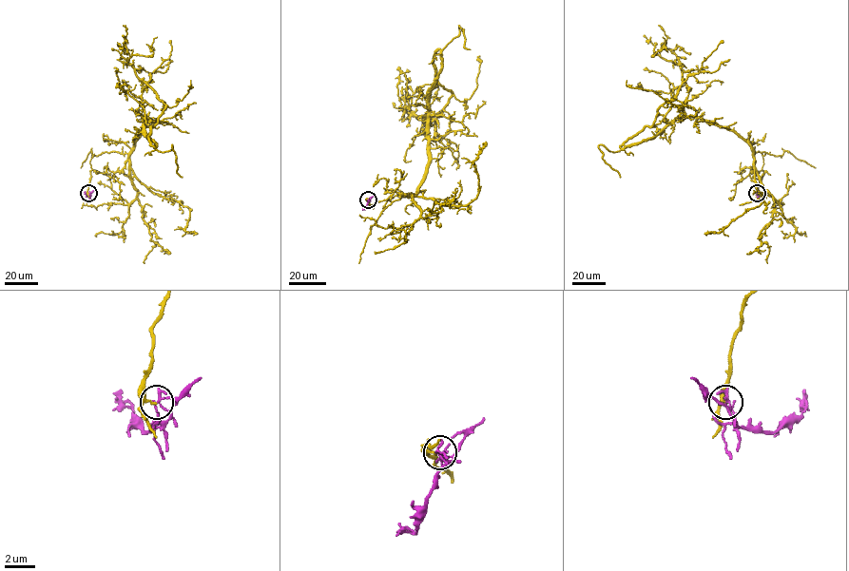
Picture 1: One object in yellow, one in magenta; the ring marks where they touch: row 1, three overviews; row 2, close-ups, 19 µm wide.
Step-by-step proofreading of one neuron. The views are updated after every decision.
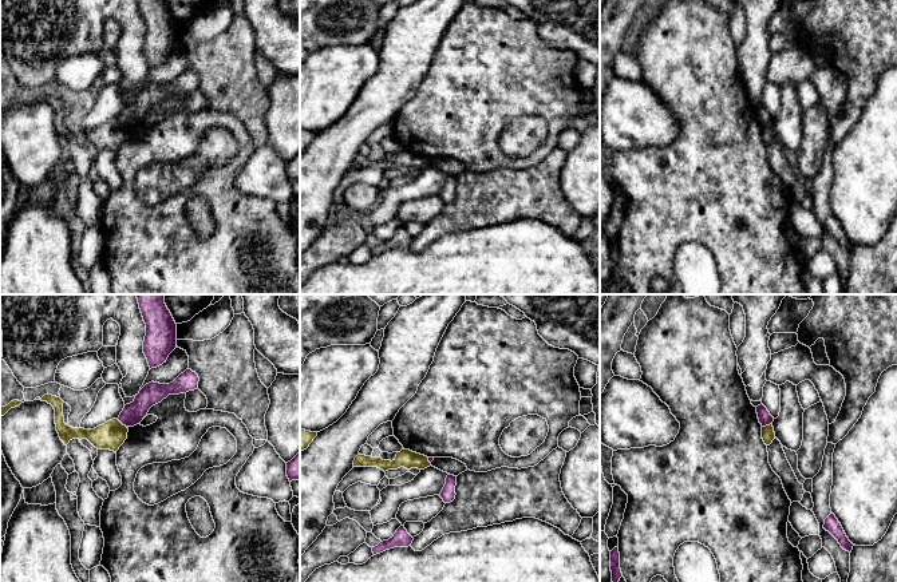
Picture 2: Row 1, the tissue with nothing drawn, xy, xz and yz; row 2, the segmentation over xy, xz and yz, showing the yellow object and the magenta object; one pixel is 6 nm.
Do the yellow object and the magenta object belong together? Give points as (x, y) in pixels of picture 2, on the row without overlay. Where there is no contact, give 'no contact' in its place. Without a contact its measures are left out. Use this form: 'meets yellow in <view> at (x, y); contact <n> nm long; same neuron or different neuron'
meets yellow in yz at (766, 126); contact 70 nm long; different neuron

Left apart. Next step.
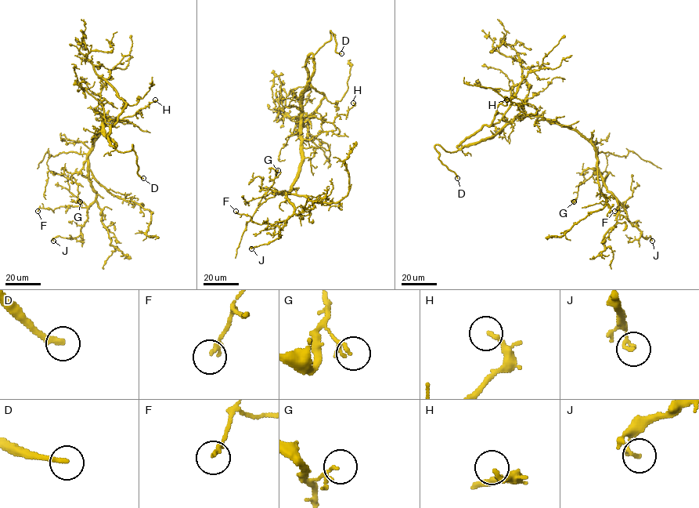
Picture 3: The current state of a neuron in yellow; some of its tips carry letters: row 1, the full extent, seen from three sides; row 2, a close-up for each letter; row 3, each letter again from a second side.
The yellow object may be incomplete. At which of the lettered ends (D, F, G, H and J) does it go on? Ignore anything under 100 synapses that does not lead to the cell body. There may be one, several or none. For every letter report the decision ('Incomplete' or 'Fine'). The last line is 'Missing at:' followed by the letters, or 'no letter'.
D: Incomplete
F: Fine
G: Fine
H: Fine
J: Fine
Missing at: D

